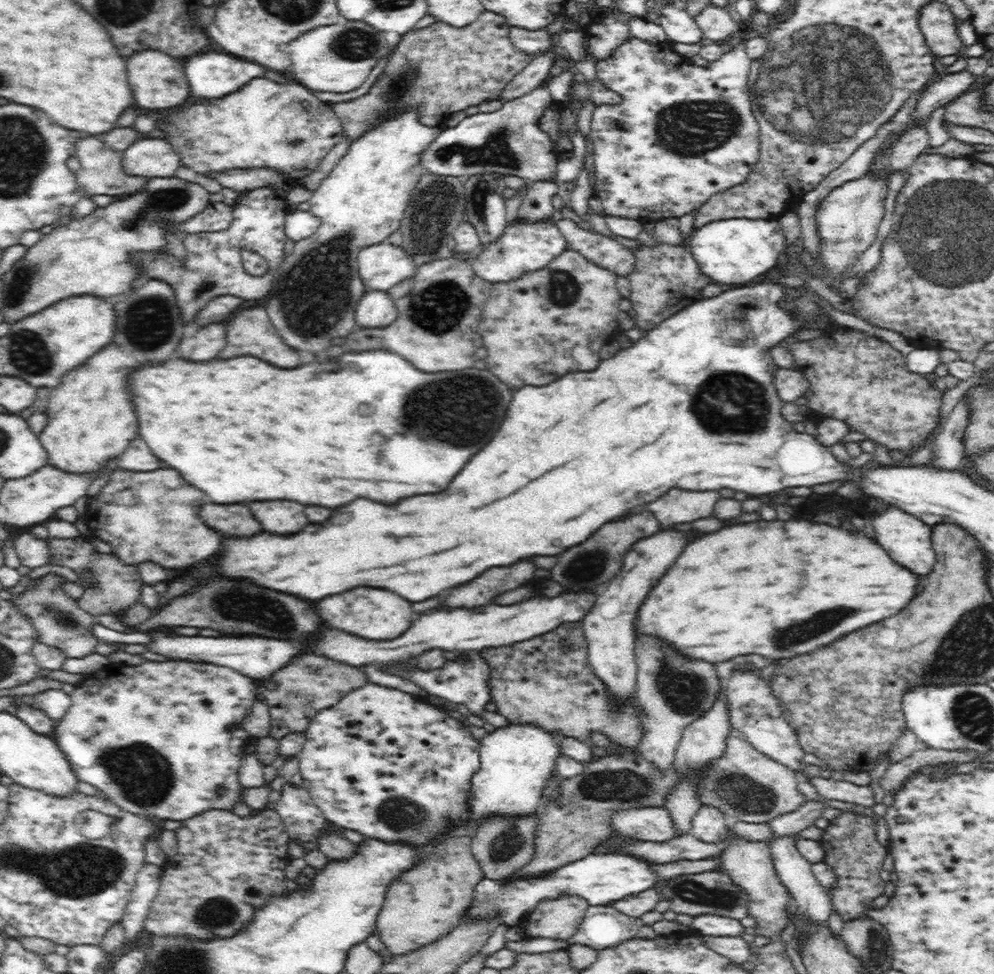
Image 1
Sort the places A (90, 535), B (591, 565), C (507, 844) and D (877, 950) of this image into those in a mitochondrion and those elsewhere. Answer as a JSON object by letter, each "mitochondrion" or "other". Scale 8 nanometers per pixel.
{"A":"other","B":"mitochondrion","C":"mitochondrion","D":"mitochondrion"}

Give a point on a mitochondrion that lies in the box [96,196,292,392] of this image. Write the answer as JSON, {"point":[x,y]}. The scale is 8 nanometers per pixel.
{"point":[148,325]}

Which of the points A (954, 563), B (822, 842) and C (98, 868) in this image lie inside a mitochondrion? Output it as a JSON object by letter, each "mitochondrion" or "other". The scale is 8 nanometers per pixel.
{"A":"other","B":"other","C":"mitochondrion"}

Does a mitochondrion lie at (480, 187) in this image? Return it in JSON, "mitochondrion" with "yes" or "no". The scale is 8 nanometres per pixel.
{"mitochondrion":"yes"}

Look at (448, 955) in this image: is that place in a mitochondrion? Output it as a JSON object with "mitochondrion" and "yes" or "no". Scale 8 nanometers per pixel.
{"mitochondrion":"no"}

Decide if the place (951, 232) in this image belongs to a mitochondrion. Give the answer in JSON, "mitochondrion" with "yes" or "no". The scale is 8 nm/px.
{"mitochondrion":"yes"}

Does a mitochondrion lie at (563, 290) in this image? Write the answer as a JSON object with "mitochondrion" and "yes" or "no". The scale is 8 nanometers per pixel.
{"mitochondrion":"yes"}

